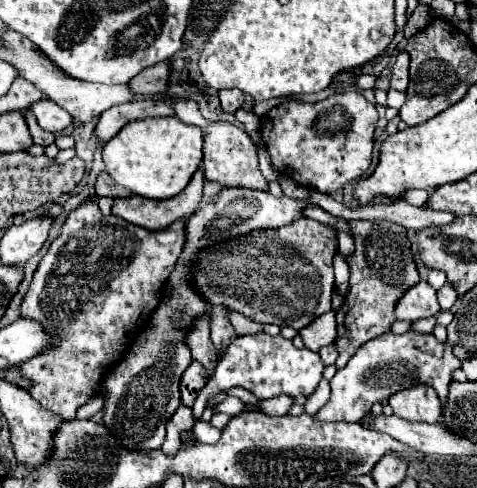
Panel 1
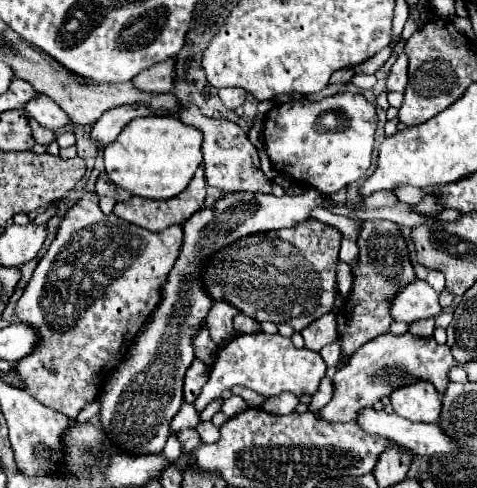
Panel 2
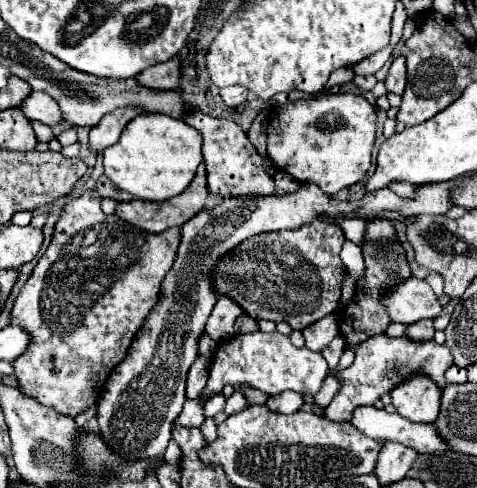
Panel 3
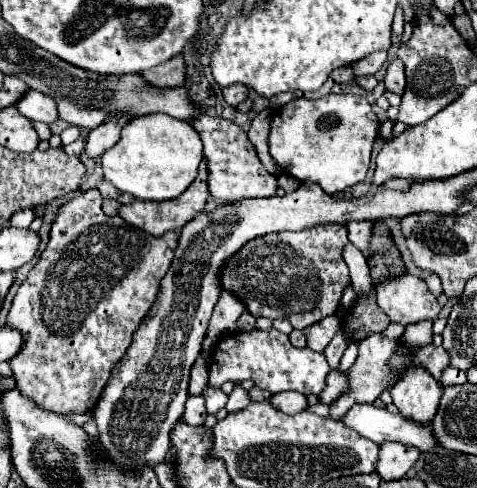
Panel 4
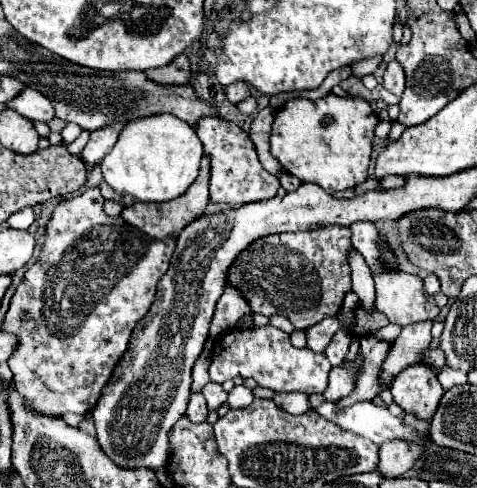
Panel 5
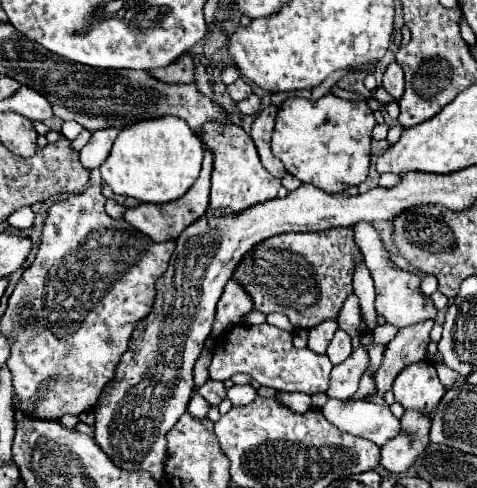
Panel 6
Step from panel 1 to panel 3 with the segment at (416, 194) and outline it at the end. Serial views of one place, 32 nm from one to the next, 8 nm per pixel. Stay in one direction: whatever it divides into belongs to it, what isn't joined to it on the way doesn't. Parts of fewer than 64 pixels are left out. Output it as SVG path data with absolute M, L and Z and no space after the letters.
M394 182L390 184L390 188L400 194L400 198L412 198L412 194L416 194L416 186L408 184L408 182Z

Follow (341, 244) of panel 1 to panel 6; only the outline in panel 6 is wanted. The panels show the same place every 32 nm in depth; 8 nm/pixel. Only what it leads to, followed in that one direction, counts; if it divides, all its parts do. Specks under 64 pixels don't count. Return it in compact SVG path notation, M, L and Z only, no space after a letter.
M356 264L354 272L354 294L360 298L360 308L364 314L364 320L368 324L368 332L376 328L376 308L374 308L374 282L368 272L368 268L362 264Z

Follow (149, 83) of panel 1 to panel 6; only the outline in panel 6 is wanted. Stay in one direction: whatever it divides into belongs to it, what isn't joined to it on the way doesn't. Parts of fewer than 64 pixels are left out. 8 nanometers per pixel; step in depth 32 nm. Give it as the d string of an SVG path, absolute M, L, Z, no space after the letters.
M188 54L176 58L170 66L156 68L150 72L150 76L156 76L156 80L164 80L168 84L188 84L194 82L194 64Z

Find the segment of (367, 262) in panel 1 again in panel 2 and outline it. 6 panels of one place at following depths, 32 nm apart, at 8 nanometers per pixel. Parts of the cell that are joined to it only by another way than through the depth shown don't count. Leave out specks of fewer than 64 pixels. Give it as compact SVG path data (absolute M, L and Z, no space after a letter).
M368 220L360 226L360 272L352 272L354 282L350 296L344 306L336 312L338 320L338 340L340 340L340 360L338 368L344 366L344 360L352 356L364 342L386 334L392 324L392 314L388 312L392 296L404 288L404 284L416 280L416 272L410 262L408 246L402 238L400 226L388 220Z

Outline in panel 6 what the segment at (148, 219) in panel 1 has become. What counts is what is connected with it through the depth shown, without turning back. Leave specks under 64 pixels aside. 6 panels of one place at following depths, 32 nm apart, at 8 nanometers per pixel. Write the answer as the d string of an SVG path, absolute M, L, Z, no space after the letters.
M206 150L204 152L204 160L202 160L202 170L198 180L192 184L192 188L180 198L180 200L172 200L168 204L138 204L136 208L126 208L124 212L124 220L128 224L132 224L134 228L138 228L140 232L144 232L146 236L150 236L154 242L166 242L166 240L176 240L178 234L190 226L192 222L196 222L200 216L206 214L208 208L208 194L210 194L210 172L212 172L212 154Z

